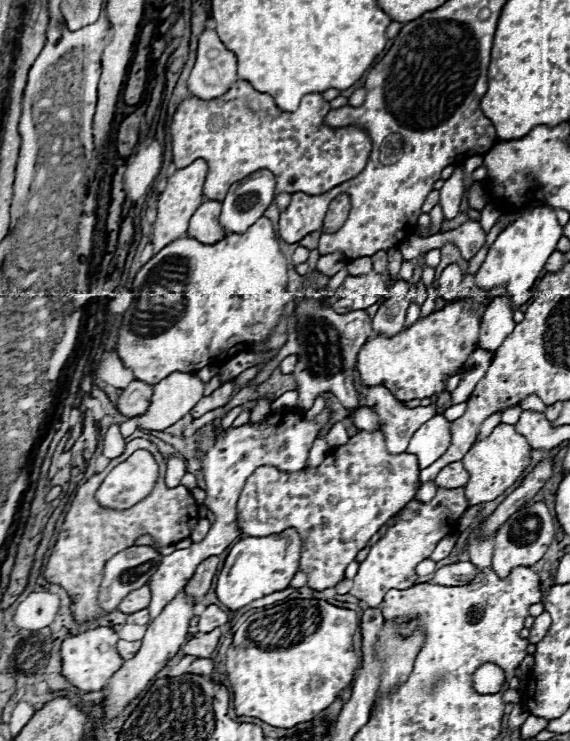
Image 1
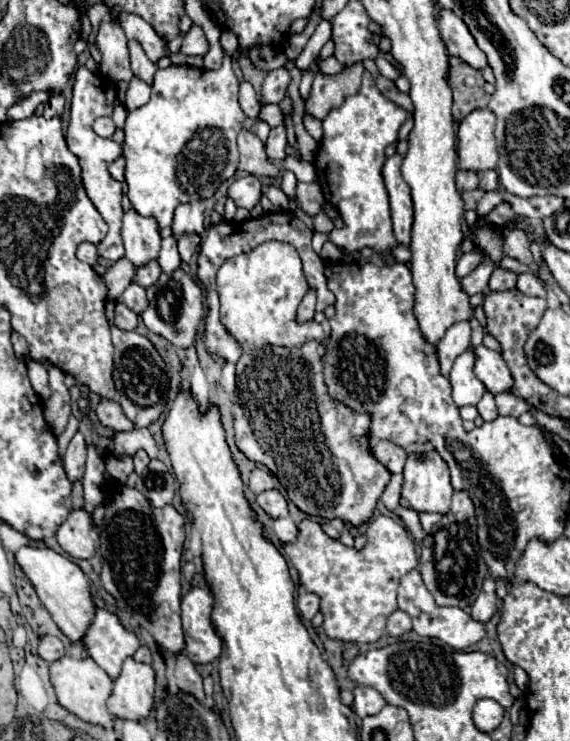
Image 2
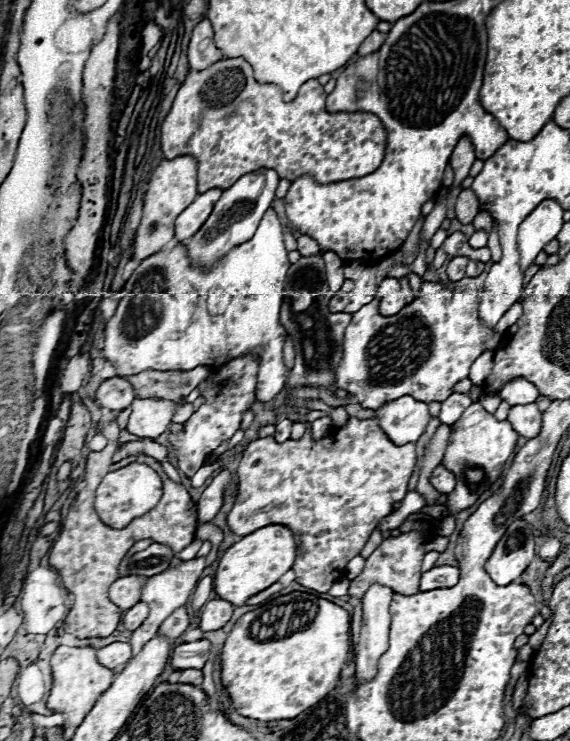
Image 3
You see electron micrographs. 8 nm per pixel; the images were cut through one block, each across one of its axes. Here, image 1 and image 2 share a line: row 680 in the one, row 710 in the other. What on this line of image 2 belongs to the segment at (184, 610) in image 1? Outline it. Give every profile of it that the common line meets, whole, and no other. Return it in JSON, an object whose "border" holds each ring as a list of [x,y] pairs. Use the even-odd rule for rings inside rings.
{"border":[[[124,660],[120,676],[114,680],[108,710],[126,720],[142,720],[154,706],[154,670],[150,664]]]}

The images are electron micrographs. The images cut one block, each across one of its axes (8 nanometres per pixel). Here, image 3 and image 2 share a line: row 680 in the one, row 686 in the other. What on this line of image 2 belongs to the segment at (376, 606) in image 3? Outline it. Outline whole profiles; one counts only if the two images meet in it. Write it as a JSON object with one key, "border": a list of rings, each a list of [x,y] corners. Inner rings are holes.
{"border":[[[356,686],[354,688],[354,706],[352,710],[356,712],[356,716],[364,718],[364,716],[372,716],[376,712],[380,712],[386,706],[384,698],[368,686]]]}

